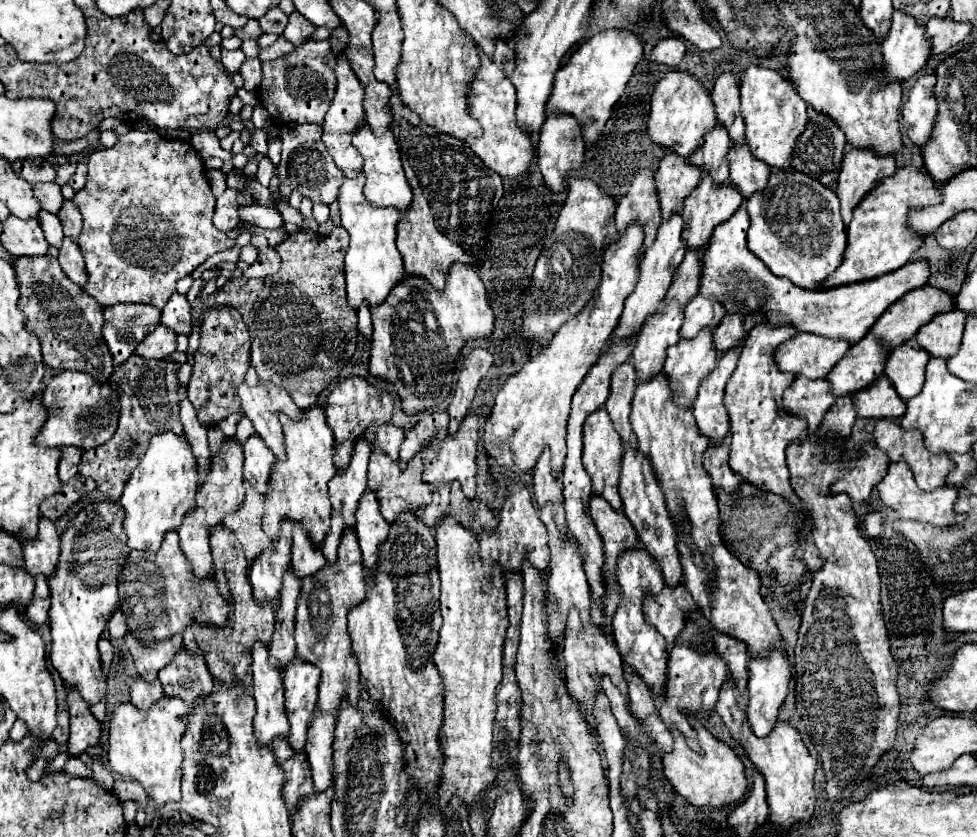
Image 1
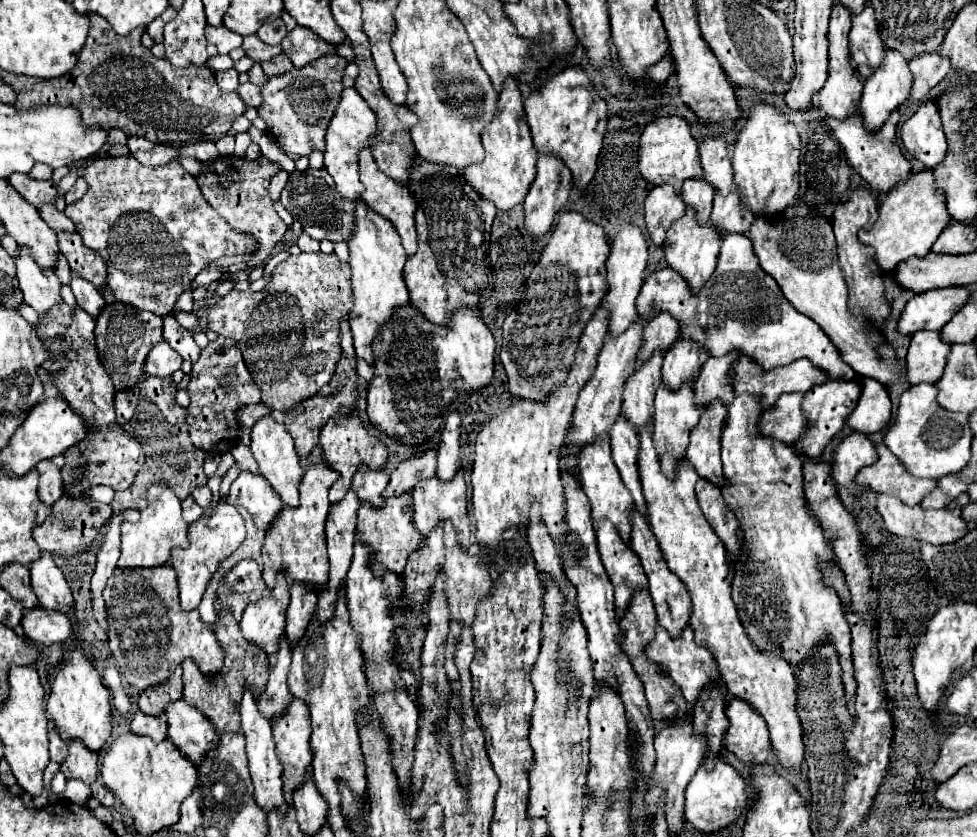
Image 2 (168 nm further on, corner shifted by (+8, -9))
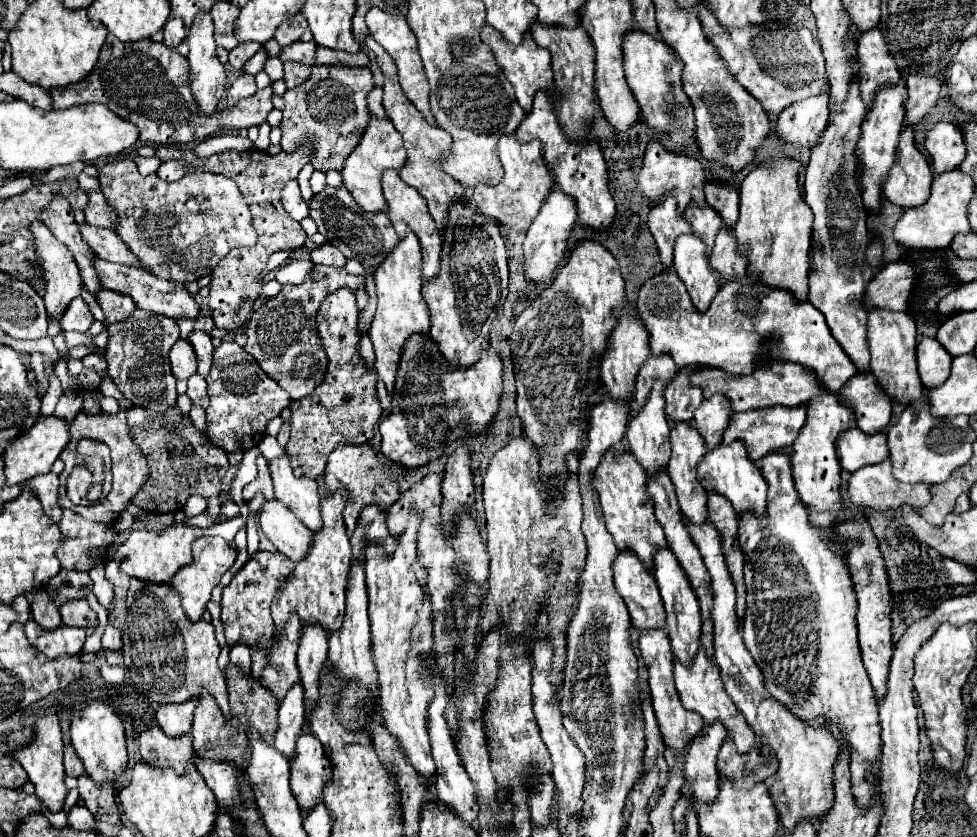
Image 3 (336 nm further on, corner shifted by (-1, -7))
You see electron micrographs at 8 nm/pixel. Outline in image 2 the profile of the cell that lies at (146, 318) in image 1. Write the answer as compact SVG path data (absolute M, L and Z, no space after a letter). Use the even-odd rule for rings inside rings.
M112 302L112 306L106 306L98 316L94 334L98 358L106 372L110 372L108 376L112 378L114 388L128 390L128 386L138 384L146 374L144 358L148 356L148 350L162 340L162 318L146 310L132 310L132 306L124 306L122 302Z

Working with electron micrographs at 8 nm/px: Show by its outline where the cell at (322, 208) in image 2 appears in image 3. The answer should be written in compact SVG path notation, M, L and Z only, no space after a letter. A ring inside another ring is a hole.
M325 186L323 192L315 194L309 202L309 218L315 220L317 230L327 238L327 242L335 244L345 258L355 258L365 266L377 266L377 260L397 244L397 232L393 230L385 212L365 212L353 200L345 186L333 188Z

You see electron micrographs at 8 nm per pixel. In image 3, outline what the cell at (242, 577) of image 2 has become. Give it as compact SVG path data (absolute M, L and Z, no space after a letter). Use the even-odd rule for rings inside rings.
M257 552L223 588L221 622L225 626L225 638L229 646L233 646L235 642L245 642L249 646L251 644L265 646L273 638L275 626L273 626L269 606L273 602L277 588L281 586L281 580L285 580L285 576L289 576L291 570L293 570L293 560L283 556L281 552L275 552L275 554Z

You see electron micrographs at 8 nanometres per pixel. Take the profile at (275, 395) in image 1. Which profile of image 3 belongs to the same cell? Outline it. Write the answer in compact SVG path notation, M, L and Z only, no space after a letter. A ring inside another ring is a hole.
M287 452L279 458L269 460L269 470L275 486L275 496L285 502L309 530L315 532L317 528L321 528L317 482L307 476L295 476L291 454Z

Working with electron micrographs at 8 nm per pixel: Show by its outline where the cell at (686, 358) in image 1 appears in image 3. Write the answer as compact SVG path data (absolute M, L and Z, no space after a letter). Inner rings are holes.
M673 422L671 424L671 432L669 432L669 440L671 440L671 460L667 464L667 472L675 484L675 492L679 498L679 506L685 518L693 520L693 522L701 522L707 516L707 492L705 488L697 482L697 460L701 460L701 456L705 454L705 438L699 434L699 430L695 428L695 424L689 422Z

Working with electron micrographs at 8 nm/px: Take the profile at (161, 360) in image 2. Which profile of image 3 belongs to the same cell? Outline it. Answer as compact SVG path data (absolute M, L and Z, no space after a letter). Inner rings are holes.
M177 340L175 346L169 350L171 370L177 380L187 380L197 370L197 358L193 348L187 344L187 340Z

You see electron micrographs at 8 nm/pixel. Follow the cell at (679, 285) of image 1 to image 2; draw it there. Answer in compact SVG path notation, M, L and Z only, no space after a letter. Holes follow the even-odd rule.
M662 312L656 318L652 318L644 328L640 354L636 354L638 366L644 364L648 358L652 358L652 352L656 352L656 350L666 352L668 346L672 346L672 342L676 342L676 338L678 338L678 324L670 314Z

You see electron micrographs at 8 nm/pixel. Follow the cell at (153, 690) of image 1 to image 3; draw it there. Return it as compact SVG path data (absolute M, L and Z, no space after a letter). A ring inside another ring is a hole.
M159 726L147 728L141 736L141 758L147 764L157 764L161 768L177 768L177 772L181 772L181 768L185 766L185 762L191 758L193 754L193 746L191 746L191 736L183 734L177 738L167 736Z

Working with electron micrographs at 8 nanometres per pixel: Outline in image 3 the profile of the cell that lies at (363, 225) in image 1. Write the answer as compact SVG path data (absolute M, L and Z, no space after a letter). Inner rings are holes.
M409 230L405 240L399 240L399 244L383 258L383 262L373 272L375 278L375 294L377 294L377 312L369 328L369 338L373 342L375 350L375 368L379 378L385 382L389 394L393 392L395 384L395 370L397 360L401 354L401 348L405 344L405 338L413 332L429 334L429 310L421 296L421 246L419 238Z

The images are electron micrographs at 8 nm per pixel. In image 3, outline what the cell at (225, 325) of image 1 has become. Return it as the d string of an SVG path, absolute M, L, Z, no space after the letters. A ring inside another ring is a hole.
M223 342L213 352L213 366L207 376L209 408L207 408L207 438L213 446L227 454L237 450L249 450L263 438L265 424L279 416L283 408L291 404L289 394L271 380L259 364L239 344Z

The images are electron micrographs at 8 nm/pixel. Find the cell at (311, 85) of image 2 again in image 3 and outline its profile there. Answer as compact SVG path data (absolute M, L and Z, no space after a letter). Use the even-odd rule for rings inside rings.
M313 66L311 76L283 94L283 122L281 122L281 148L285 152L299 150L301 136L313 136L311 148L311 164L317 170L341 170L345 156L349 156L349 148L357 144L357 136L361 136L361 128L369 118L367 110L367 94L375 86L373 74L369 68L349 68L349 66Z

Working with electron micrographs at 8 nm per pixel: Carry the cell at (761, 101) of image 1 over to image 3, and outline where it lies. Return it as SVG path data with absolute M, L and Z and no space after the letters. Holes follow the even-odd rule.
M783 154L769 156L753 168L739 188L739 220L735 224L737 240L745 242L749 252L749 272L773 288L789 288L799 300L807 300L809 250L813 234L813 212L799 192L799 170L803 164Z

